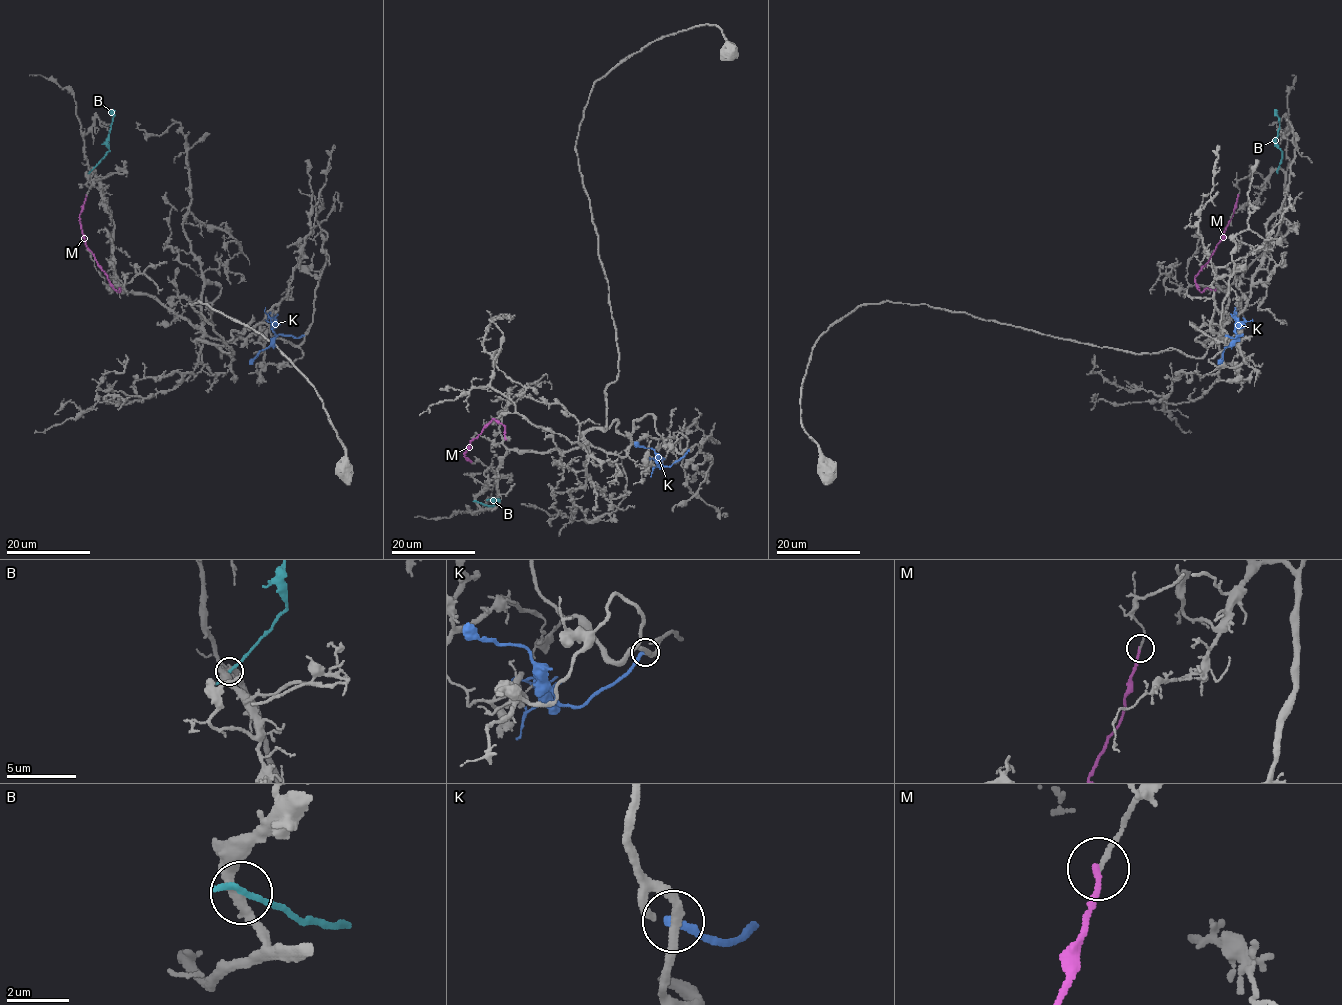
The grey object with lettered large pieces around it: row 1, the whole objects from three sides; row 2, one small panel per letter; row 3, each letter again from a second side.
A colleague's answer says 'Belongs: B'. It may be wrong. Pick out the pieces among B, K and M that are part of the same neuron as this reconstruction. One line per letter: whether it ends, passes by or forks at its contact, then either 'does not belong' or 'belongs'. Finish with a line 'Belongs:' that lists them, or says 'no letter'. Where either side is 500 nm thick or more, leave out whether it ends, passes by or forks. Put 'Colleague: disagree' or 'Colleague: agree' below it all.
B: it passes by; does not belong
K: it ends there; belongs
M: it ends there; does not belong
Belongs: K
Colleague: disagree

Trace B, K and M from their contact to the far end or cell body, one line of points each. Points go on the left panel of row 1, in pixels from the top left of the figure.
B: (92, 169), (109, 150), (107, 141), (111, 109)
K: (304, 335), (296, 338), (280, 335), (249, 364)
M: (86, 195), (79, 218), (84, 239), (112, 286), (117, 292), (121, 289)

